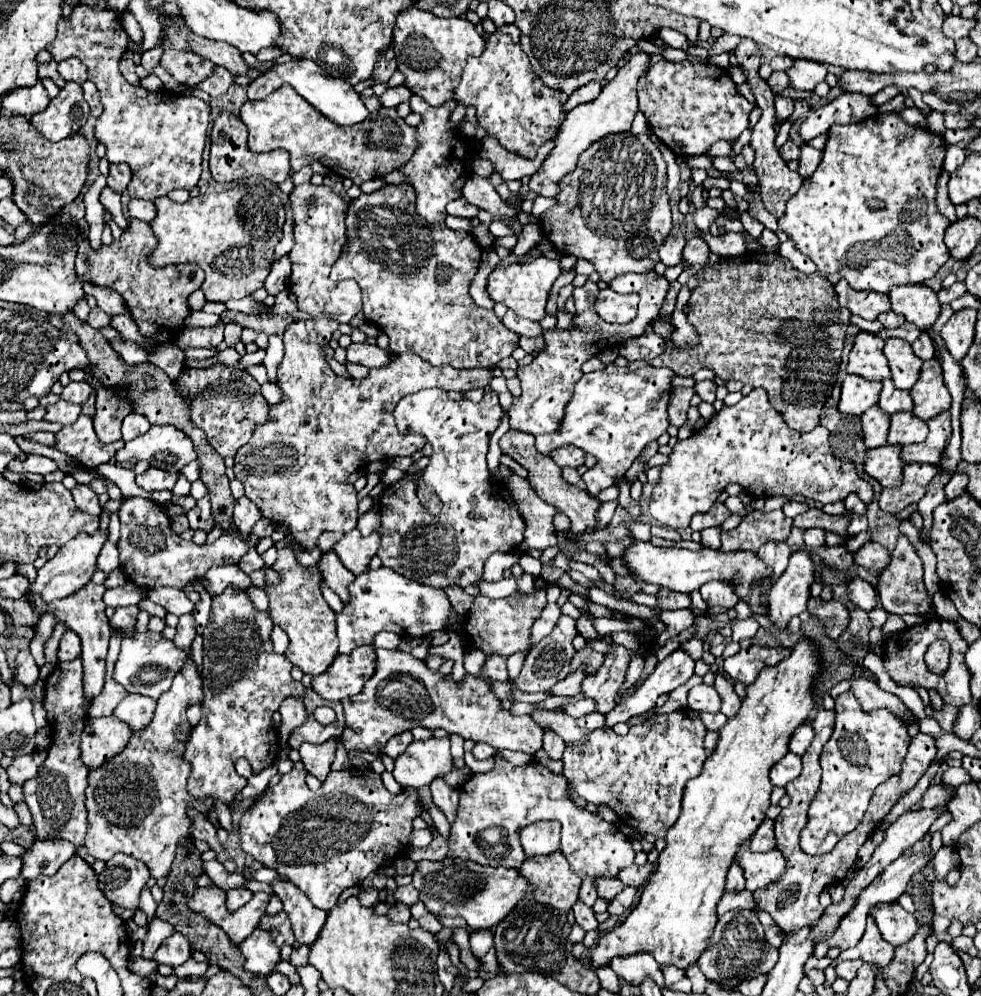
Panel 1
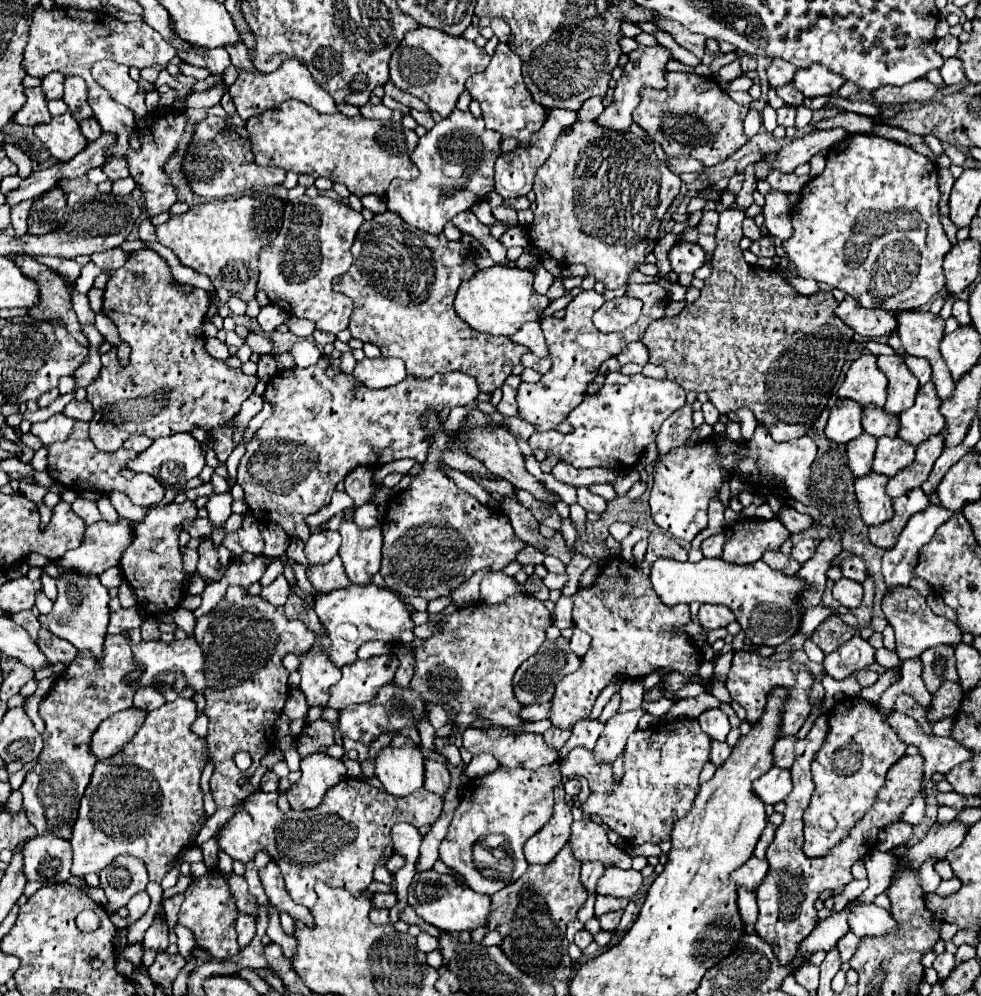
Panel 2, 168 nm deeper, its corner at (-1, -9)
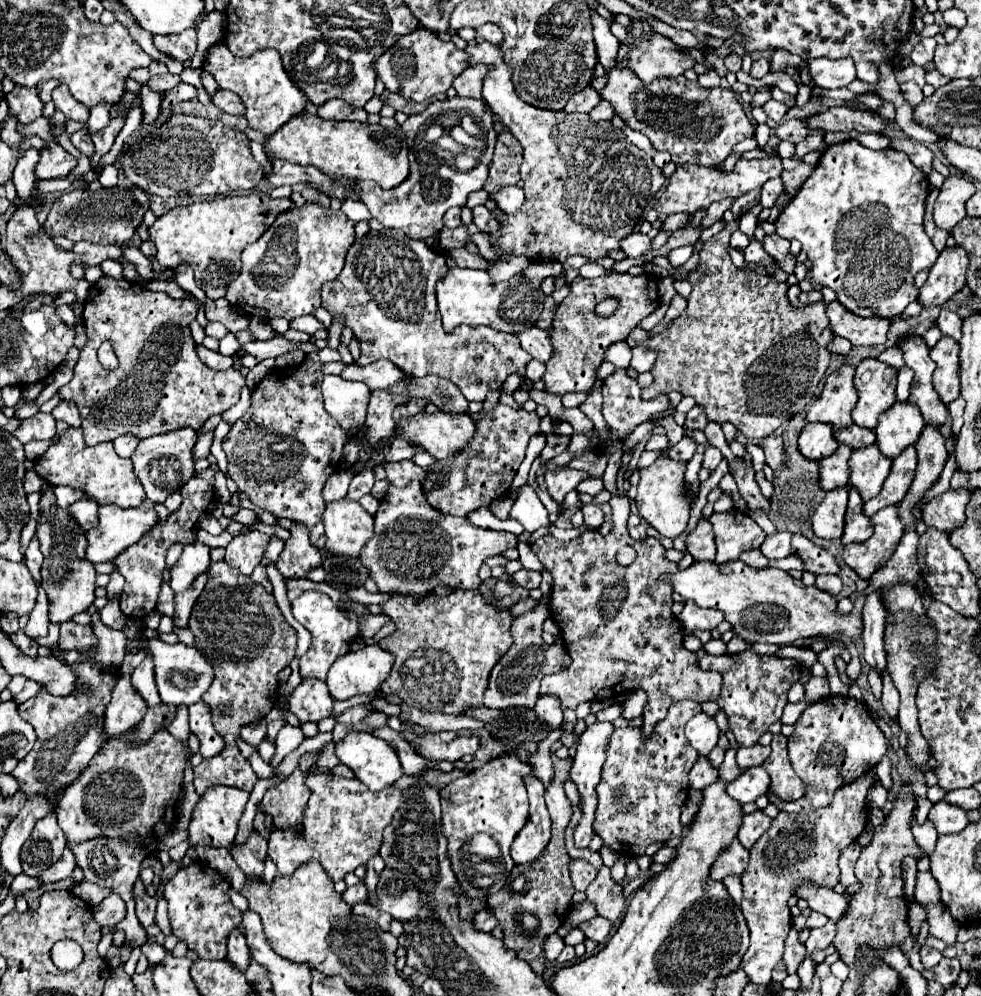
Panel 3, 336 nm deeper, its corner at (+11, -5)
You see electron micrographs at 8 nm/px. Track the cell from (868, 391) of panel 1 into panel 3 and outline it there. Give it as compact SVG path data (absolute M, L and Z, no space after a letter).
M806 424L798 436L798 450L806 460L822 460L838 448L828 424Z

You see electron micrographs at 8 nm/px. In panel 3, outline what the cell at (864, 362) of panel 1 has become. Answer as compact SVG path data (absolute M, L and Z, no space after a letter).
M844 364L838 372L826 378L824 390L818 400L808 408L806 422L830 424L834 430L852 424L852 408L856 406L856 388L852 384L854 366Z

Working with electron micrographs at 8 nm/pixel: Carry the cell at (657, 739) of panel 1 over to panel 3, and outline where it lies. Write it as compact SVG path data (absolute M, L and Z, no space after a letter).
M682 700L668 708L666 718L656 724L654 734L648 740L642 740L640 728L616 728L610 734L602 780L596 788L598 808L594 832L602 838L602 844L620 858L642 856L652 842L682 836L680 810L690 790L688 772L698 760L696 750L684 736L684 726L700 712L700 704Z

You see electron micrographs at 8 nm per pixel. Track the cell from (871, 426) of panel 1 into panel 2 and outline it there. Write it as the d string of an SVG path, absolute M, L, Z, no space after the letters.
M866 432L860 434L856 440L848 442L848 466L852 468L856 478L872 470L874 452L876 452L876 438L868 436Z

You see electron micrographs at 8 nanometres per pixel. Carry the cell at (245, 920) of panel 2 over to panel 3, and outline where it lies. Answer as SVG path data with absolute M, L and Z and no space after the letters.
M232 930L230 938L228 938L228 960L242 972L252 962L252 952L250 952L250 948L246 944L246 938L238 930Z

